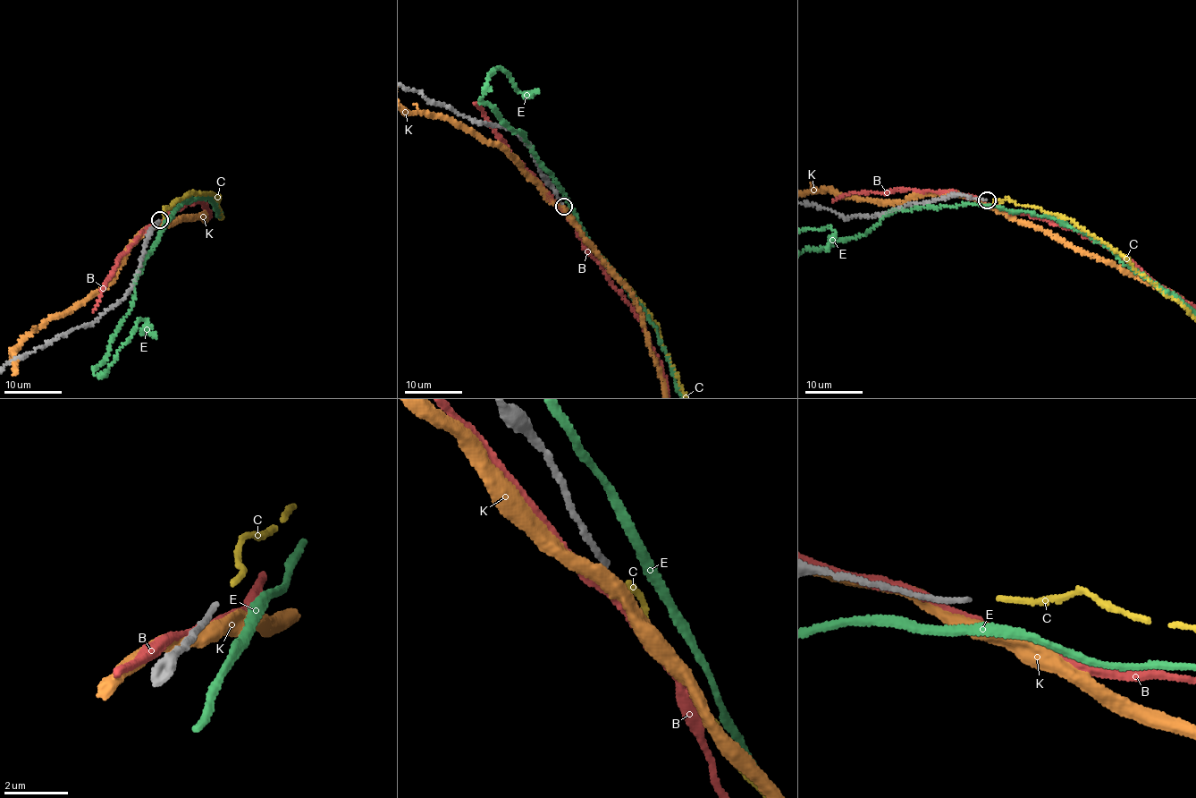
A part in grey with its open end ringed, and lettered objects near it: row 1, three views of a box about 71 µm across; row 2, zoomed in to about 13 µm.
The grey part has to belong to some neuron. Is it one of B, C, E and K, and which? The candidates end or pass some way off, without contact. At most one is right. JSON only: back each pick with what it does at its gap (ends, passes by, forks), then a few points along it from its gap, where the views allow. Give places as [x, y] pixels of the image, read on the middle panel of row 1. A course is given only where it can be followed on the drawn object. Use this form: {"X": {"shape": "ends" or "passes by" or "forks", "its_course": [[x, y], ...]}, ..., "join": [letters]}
{"C": {"shape": "ends"}, "join": ["C"]}

